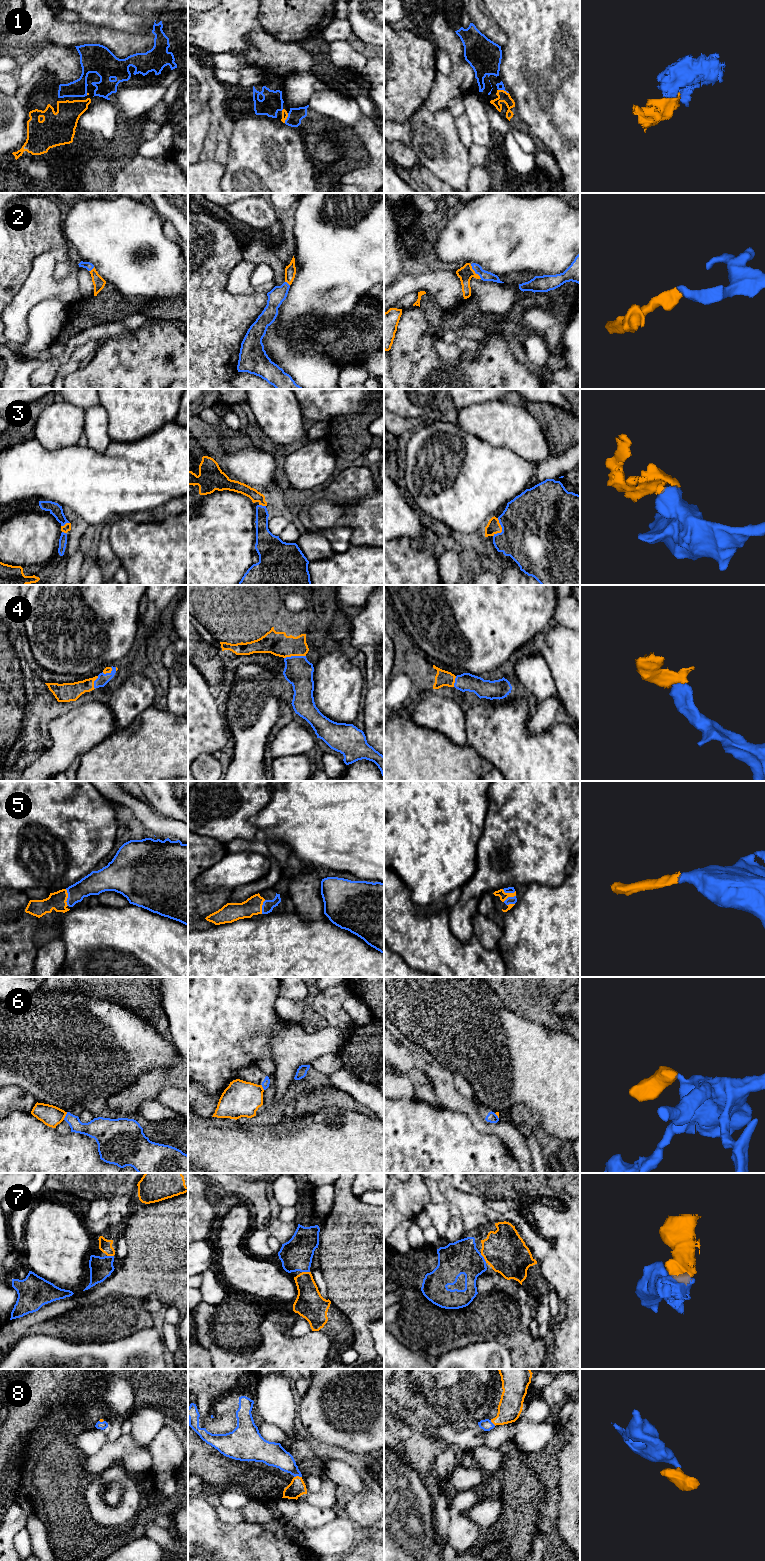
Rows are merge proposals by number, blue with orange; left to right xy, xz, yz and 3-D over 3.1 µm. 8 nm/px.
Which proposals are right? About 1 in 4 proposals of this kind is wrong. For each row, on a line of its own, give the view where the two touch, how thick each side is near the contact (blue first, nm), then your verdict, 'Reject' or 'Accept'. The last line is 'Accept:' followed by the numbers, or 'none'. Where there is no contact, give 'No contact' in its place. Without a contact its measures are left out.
1: Touches blue in yz. Thickness 60 nm (blue) against 90 nm. Accept
2: Touches blue in yz. Thickness 80 nm (blue) against 120 nm. Accept
3: Touches blue in yz. Thickness 500 nm (blue) against 110 nm. Accept
4: Touches blue in xz. Thickness 240 nm (blue) against 190 nm. Accept
5: Touches blue in xy. Thickness 180 nm (blue) against 140 nm. Accept
6: Touches blue in xy. Thickness 140 nm (blue) against 170 nm. Reject
7: Touches blue in yz. Thickness 280 nm (blue) against 340 nm. Accept
8: Touches blue in xz. Thickness 180 nm (blue) against 140 nm. Accept
Accept: 1, 2, 3, 4, 5, 7, 8

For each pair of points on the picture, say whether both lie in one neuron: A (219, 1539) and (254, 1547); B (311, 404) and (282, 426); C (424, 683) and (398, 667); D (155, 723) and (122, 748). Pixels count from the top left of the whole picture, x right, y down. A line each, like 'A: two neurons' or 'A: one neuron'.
A: two neurons
B: two neurons
C: one neuron
D: one neuron

